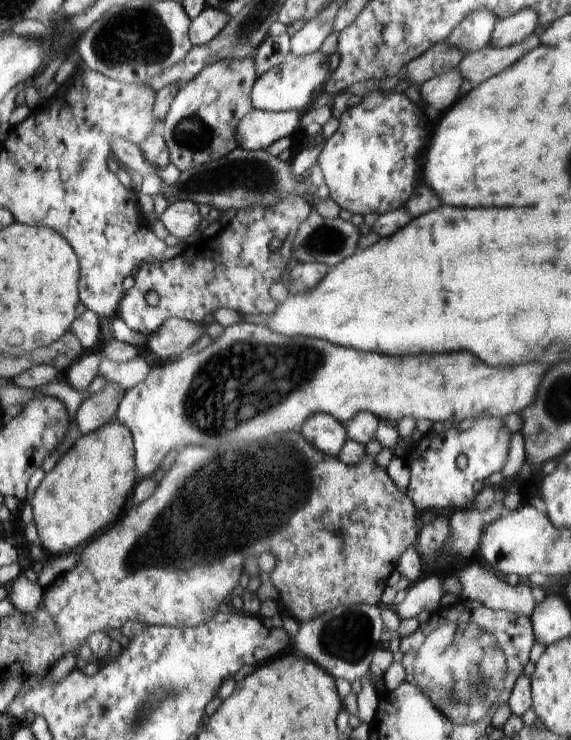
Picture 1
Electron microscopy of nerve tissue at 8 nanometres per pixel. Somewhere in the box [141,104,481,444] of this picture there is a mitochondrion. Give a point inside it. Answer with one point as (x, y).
(262, 374)

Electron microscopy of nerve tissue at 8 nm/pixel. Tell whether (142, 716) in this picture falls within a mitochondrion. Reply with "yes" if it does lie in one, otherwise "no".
yes

